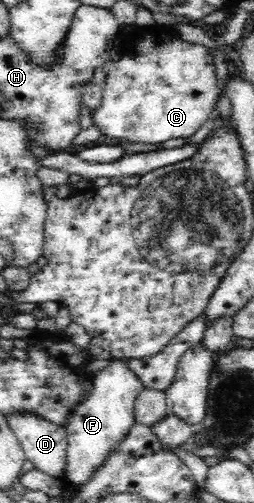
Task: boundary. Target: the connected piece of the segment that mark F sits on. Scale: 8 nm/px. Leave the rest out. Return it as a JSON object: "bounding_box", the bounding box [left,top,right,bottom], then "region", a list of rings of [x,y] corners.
{"bounding_box":[63,359,145,485],"region":[[[110,359],[109,364],[94,374],[91,381],[92,388],[86,400],[78,405],[65,426],[68,438],[63,480],[74,485],[87,484],[106,456],[126,438],[136,422],[134,402],[145,389],[141,380],[130,370],[129,364],[120,359]]]}

